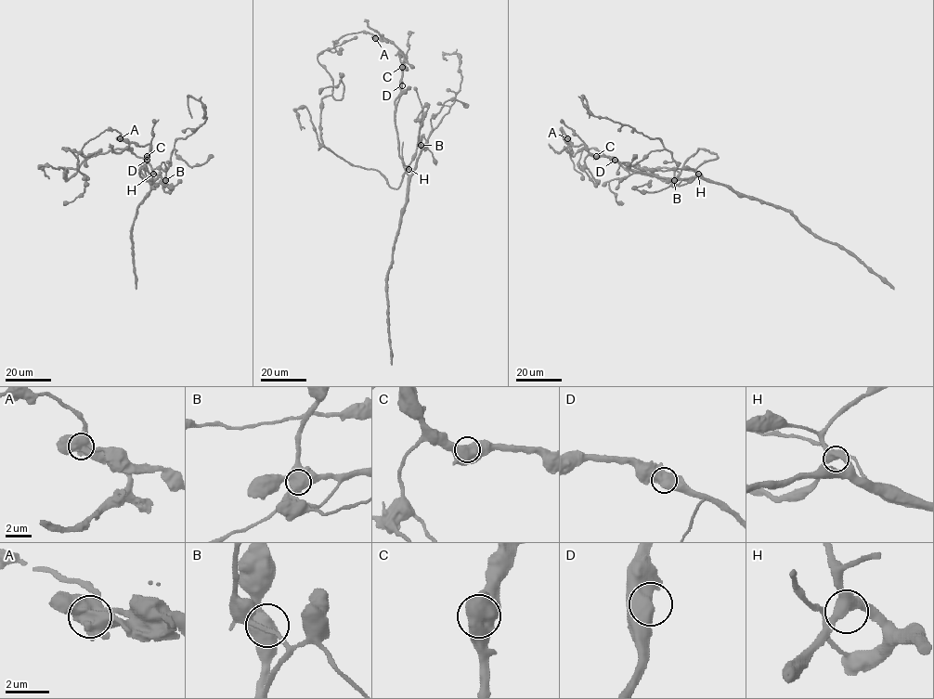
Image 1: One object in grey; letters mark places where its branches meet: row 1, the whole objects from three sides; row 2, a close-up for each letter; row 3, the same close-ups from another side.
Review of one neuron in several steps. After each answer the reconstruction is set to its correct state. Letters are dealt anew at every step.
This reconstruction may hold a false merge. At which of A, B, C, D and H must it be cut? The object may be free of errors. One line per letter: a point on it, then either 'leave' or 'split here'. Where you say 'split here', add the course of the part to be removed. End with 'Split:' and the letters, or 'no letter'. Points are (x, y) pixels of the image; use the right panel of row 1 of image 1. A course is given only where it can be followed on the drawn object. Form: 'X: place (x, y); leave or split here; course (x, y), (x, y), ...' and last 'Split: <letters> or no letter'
A: place (567, 138); split here; course (567, 138), (568, 145), (561, 151), (557, 152), (548, 144)
B: place (674, 180); leave
C: place (596, 156); leave
D: place (615, 160); leave
H: place (698, 174); leave
Split: A

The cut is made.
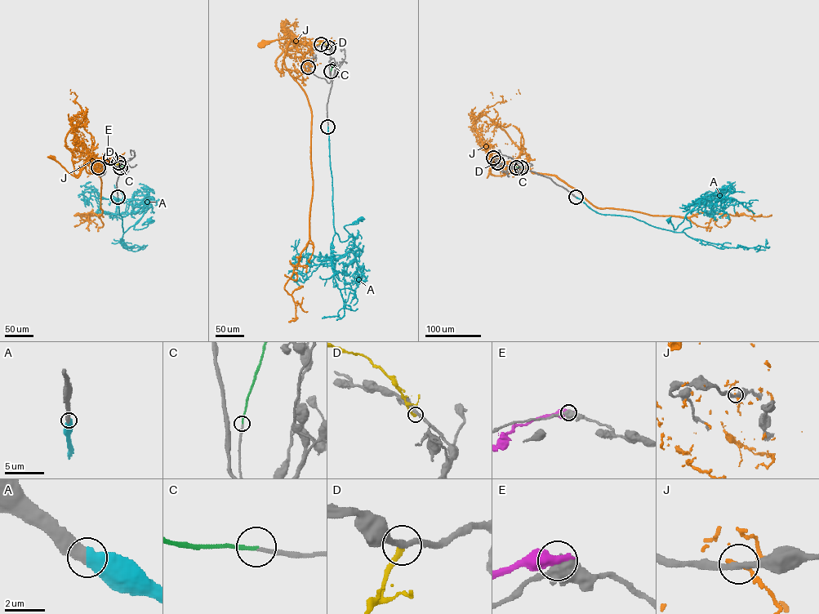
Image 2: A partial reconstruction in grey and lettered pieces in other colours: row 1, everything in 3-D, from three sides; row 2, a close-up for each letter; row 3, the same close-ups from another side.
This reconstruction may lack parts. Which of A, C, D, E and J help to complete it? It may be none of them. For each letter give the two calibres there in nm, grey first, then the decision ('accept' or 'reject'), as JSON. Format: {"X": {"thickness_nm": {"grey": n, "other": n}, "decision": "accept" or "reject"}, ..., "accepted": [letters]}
{"A": {"thickness_nm": {"grey": 550, "other": 600}, "decision": "accept"}, "C": {"thickness_nm": {"grey": 180, "other": 190}, "decision": "accept"}, "D": {"thickness_nm": {"grey": 320, "other": 280}, "decision": "reject"}, "E": {"thickness_nm": {"grey": 500, "other": 550}, "decision": "reject"}, "J": {"thickness_nm": {"grey": 260, "other": 130}, "decision": "reject"}, "accepted": ["A", "C"]}

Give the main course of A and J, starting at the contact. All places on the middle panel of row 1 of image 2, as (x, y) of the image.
A: (327, 126), (334, 228), (340, 242), (353, 236), (354, 246), (315, 256), (308, 272), (295, 269), (293, 278)
J: (308, 67), (291, 41), (284, 63), (311, 113), (313, 193), (309, 241), (284, 286), (295, 308), (288, 322)

